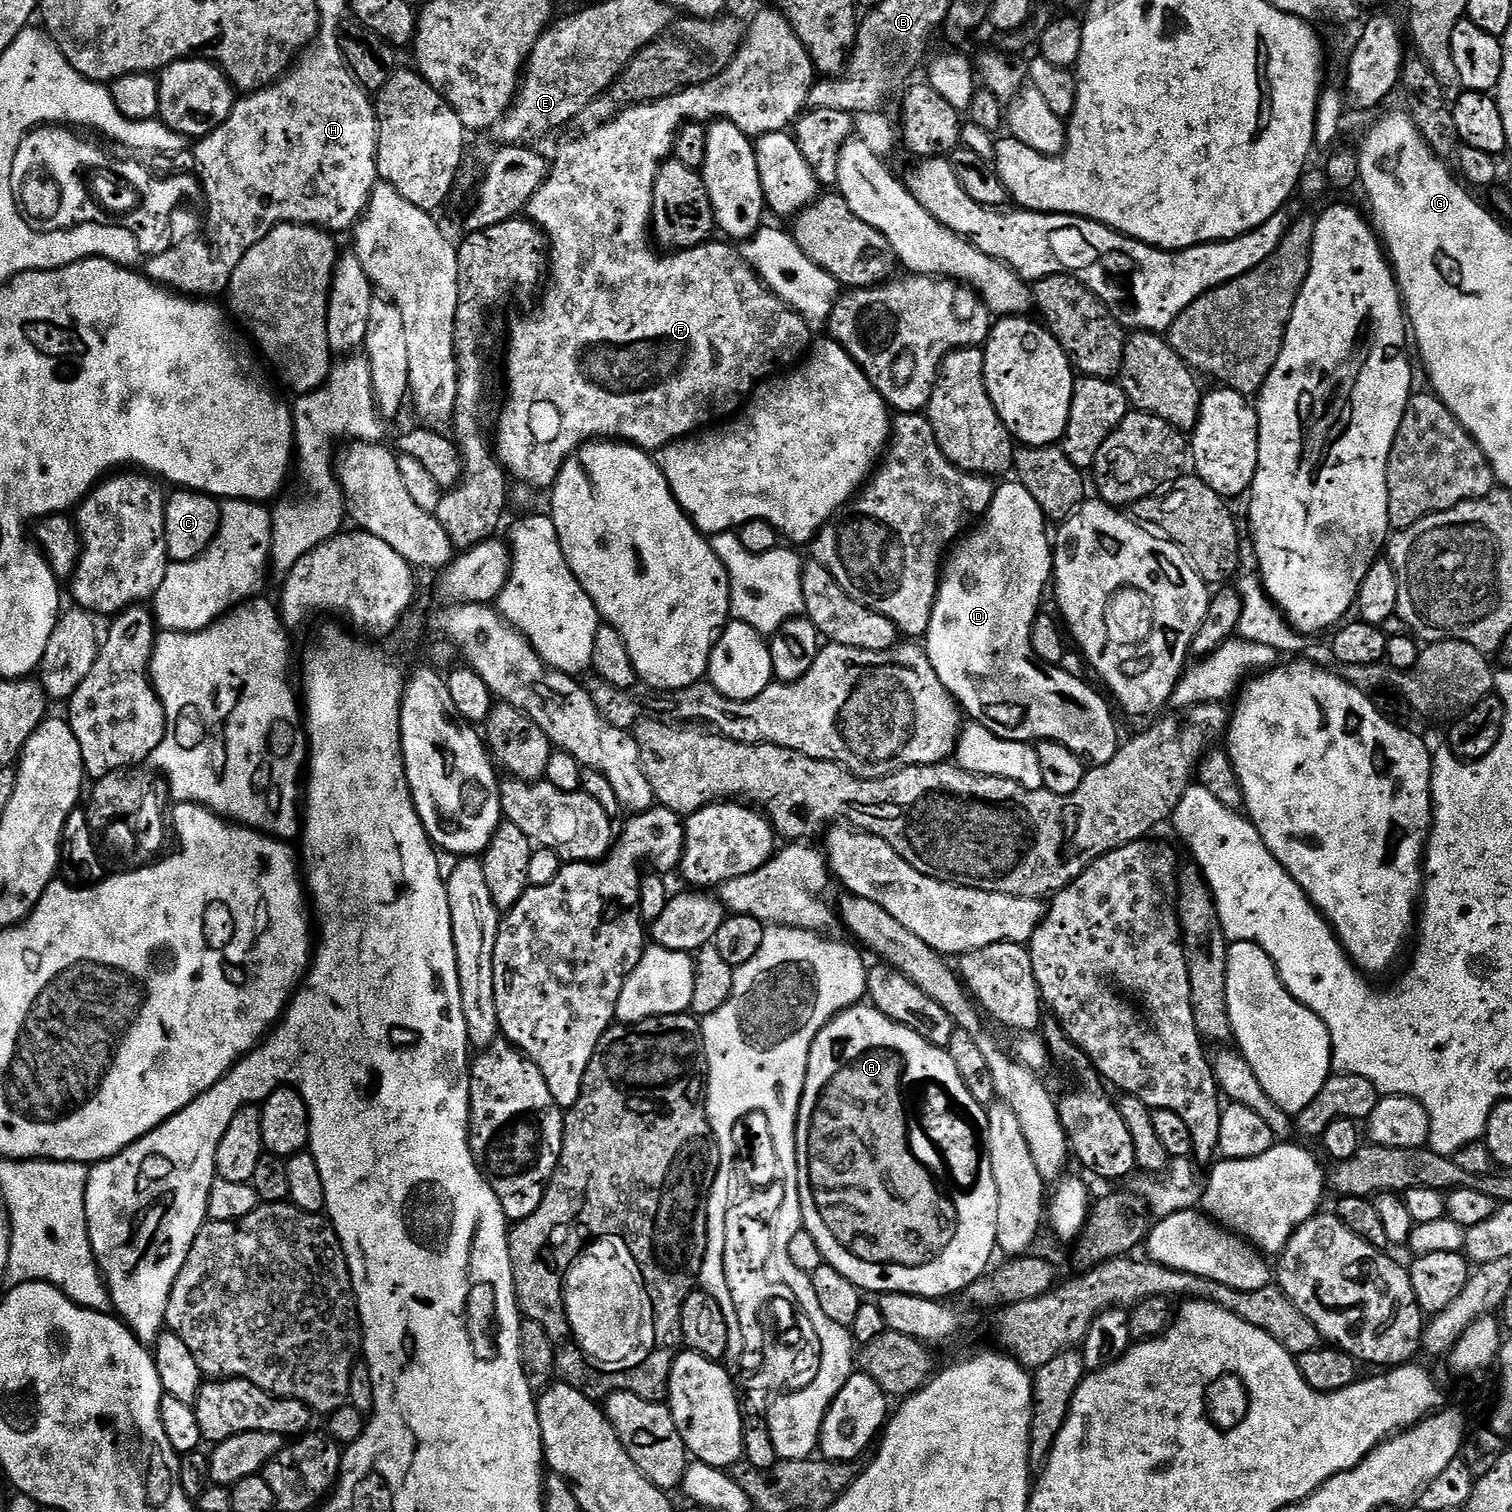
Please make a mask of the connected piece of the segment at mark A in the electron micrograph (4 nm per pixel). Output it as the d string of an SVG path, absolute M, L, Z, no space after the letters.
M861 1002L854 1008L846 1009L820 1031L818 1038L814 1038L796 1123L796 1161L803 1231L812 1235L820 1251L819 1259L838 1270L842 1278L850 1278L856 1288L880 1288L911 1296L948 1298L944 1296L963 1293L989 1271L988 1263L998 1252L998 1186L994 1186L994 1166L988 1153L988 1108L974 1102L970 1090L966 1090L966 1082L958 1078L958 1070L947 1050L934 1046L914 1030L886 1018L886 1014L872 1007L871 1003Z

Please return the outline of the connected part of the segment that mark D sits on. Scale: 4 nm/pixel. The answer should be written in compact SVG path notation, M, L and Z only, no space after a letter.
M1018 482L1011 483L1004 485L1001 483L997 487L994 498L988 507L988 513L951 549L950 555L945 559L940 573L940 589L936 595L936 605L932 611L930 626L928 627L926 651L930 662L934 666L934 674L938 674L938 678L942 678L942 686L946 686L946 690L956 699L956 703L967 715L968 712L972 715L969 717L975 723L986 726L986 730L990 730L1003 740L1017 740L1023 744L1053 740L1062 746L1066 746L1075 756L1080 757L1089 765L1099 766L1114 759L1118 747L1116 720L1112 717L1111 710L1108 709L1109 701L1107 699L1104 701L1086 681L1079 680L1072 672L1067 672L1067 667L1041 664L1035 654L1032 653L1032 643L1030 642L1032 624L1041 611L1040 599L1044 596L1044 587L1047 584L1049 587L1054 576L1054 548L1050 543L1050 532L1048 536L1047 526L1049 527L1049 525L1046 523L1045 514L1038 506L1038 502L1034 502L1034 498L1030 494L1030 490L1026 490L1026 486L1022 486Z

